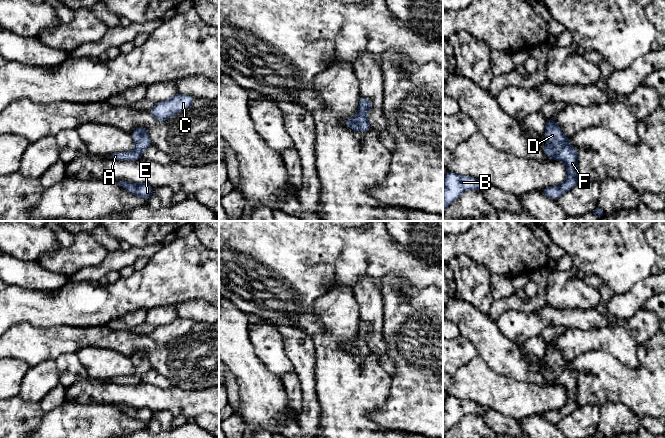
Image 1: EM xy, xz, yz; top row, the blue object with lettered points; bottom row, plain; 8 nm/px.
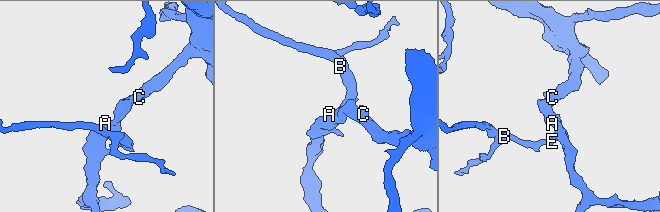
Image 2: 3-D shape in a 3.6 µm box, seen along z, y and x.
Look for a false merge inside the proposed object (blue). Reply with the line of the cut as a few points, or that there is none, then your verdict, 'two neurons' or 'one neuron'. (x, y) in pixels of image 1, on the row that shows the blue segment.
no cut; one neuron

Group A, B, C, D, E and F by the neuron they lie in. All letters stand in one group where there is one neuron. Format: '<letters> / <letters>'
A B C D E F

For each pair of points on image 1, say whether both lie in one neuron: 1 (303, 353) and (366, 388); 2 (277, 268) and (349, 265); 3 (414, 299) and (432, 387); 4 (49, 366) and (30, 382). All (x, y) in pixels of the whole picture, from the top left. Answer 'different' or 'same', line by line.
1: different
2: same
3: same
4: same

